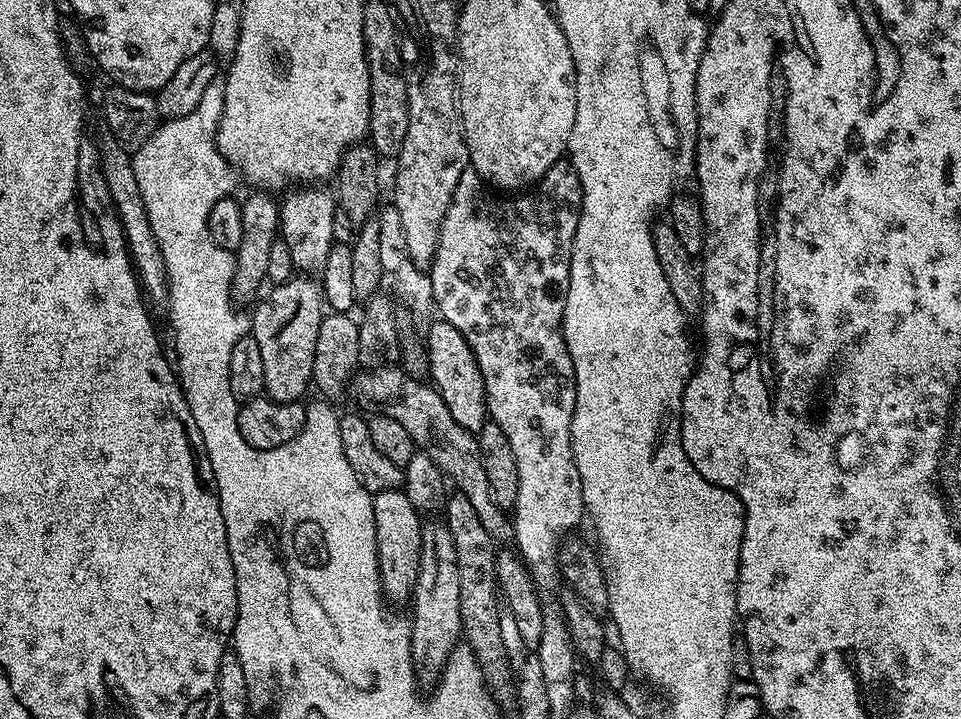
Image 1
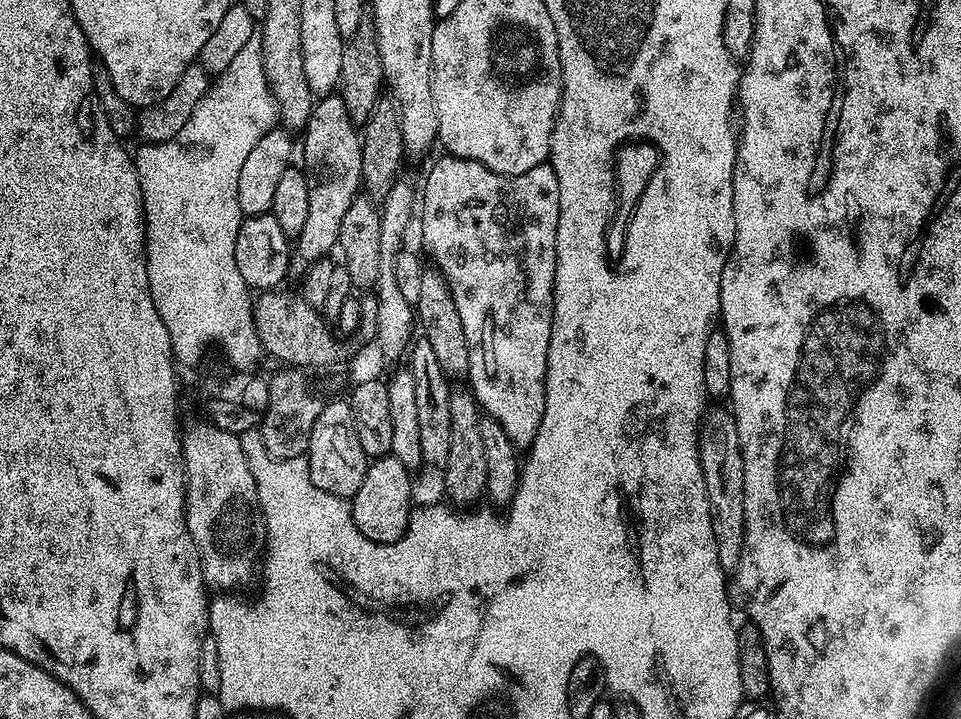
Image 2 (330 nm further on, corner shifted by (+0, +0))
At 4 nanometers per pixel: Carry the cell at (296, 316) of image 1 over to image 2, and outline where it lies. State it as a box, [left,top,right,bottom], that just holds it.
[294,94,362,266]

